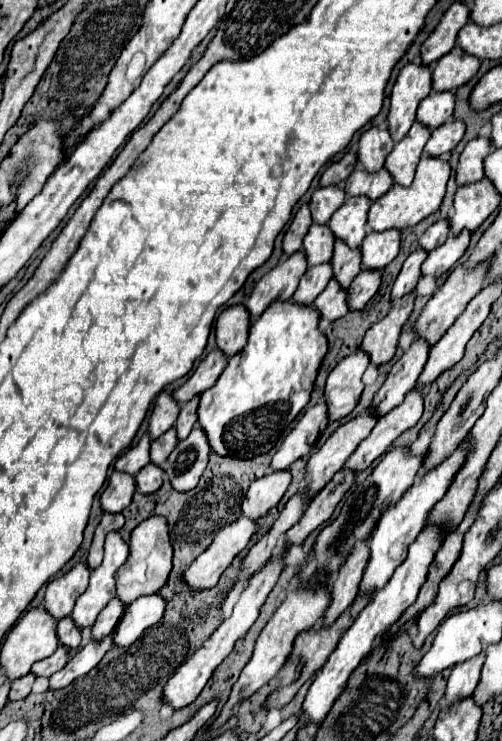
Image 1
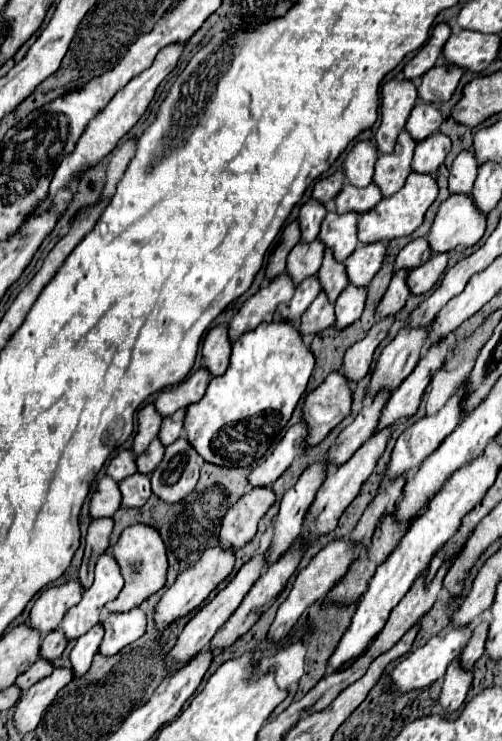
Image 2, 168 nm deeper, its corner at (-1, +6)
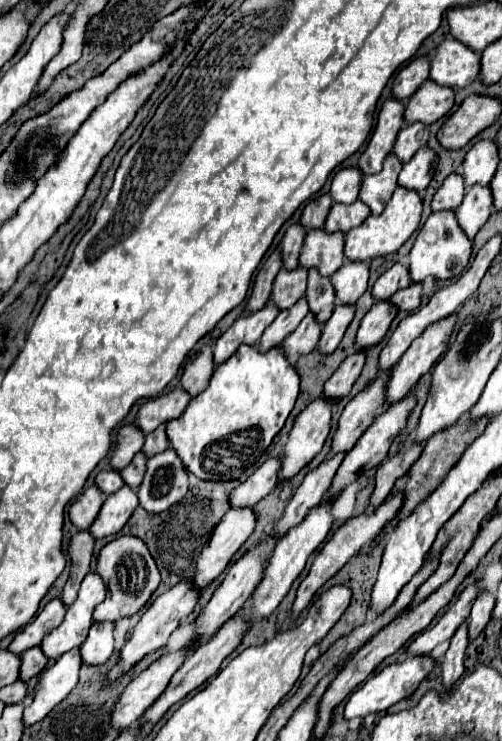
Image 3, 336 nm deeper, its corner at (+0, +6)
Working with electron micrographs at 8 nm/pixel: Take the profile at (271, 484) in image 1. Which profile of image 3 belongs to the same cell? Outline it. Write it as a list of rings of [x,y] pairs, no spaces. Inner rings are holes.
[[[230,508],[224,514],[222,522],[214,528],[210,542],[202,548],[198,556],[196,574],[192,580],[192,584],[198,586],[198,590],[204,590],[216,576],[220,576],[226,570],[228,562],[252,534],[254,526],[256,514],[250,508]]]

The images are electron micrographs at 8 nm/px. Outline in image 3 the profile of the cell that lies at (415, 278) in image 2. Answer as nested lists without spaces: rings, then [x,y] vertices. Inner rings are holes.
[[[410,284],[406,290],[398,290],[398,294],[390,298],[390,302],[402,312],[414,312],[420,306],[420,290],[422,284]]]

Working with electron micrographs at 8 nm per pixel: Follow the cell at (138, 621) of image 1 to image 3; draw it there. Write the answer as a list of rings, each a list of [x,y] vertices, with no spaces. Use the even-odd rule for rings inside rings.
[[[94,622],[92,624],[88,638],[80,646],[82,664],[96,666],[96,664],[104,664],[110,658],[110,654],[114,650],[112,628],[114,628],[112,622]]]

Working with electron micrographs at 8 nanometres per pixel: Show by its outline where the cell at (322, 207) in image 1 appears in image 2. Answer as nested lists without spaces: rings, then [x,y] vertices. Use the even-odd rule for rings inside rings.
[[[311,198],[309,202],[305,202],[301,206],[301,214],[299,214],[301,232],[303,232],[301,240],[309,240],[311,242],[311,240],[315,240],[319,236],[319,226],[321,226],[325,214],[327,214],[325,204],[315,200],[315,198]]]

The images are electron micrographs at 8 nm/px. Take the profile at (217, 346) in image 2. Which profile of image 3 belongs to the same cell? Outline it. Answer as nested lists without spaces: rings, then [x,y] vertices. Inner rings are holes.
[[[204,346],[198,354],[192,356],[192,362],[186,362],[184,372],[182,372],[182,388],[190,394],[196,396],[200,394],[206,386],[208,380],[214,372],[214,362],[212,362],[212,350],[210,346]]]

